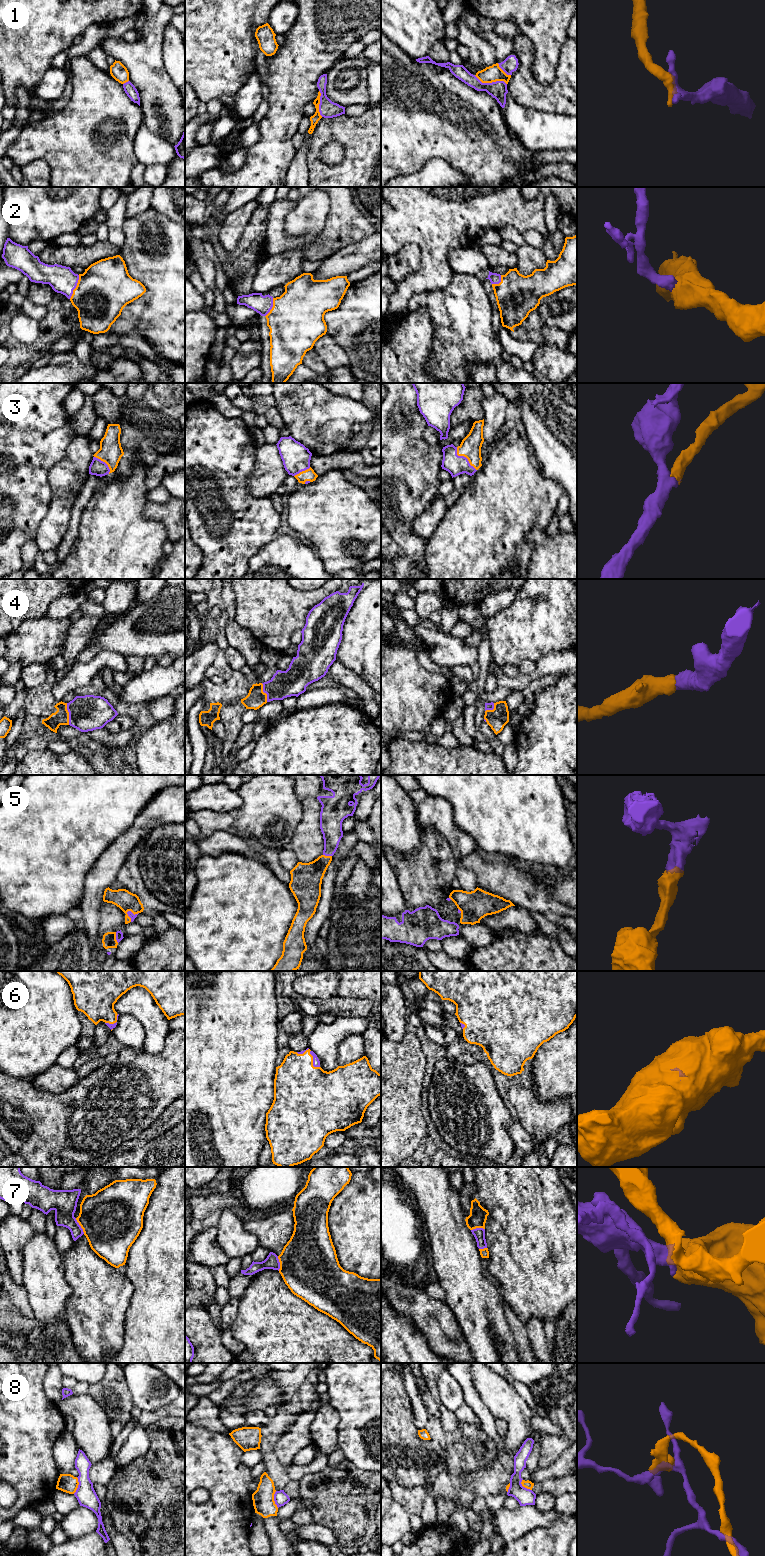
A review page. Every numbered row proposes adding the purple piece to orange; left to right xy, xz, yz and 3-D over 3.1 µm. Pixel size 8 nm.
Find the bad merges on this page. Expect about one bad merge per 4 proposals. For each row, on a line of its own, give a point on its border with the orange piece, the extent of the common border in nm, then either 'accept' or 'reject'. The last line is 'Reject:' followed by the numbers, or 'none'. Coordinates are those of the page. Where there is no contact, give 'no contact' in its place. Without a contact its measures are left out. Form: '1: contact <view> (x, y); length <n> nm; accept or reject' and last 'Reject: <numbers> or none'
1: contact yz (490, 82); length 280 nm; reject
2: contact xy (76, 287); length 200 nm; accept
3: contact yz (464, 456); length 260 nm; accept
4: contact xy (68, 714); length 180 nm; accept
5: contact xy (115, 937); length 90 nm; accept
6: contact xz (312, 1061); length 160 nm; accept
7: contact xy (80, 1225); length 150 nm; accept
8: contact xy (77, 1485); length 140 nm; reject
Reject: 1, 8

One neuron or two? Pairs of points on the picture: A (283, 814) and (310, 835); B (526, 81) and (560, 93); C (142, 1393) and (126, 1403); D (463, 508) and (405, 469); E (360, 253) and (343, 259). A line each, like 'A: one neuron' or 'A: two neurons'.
A: two neurons
B: one neuron
C: two neurons
D: two neurons
E: one neuron

